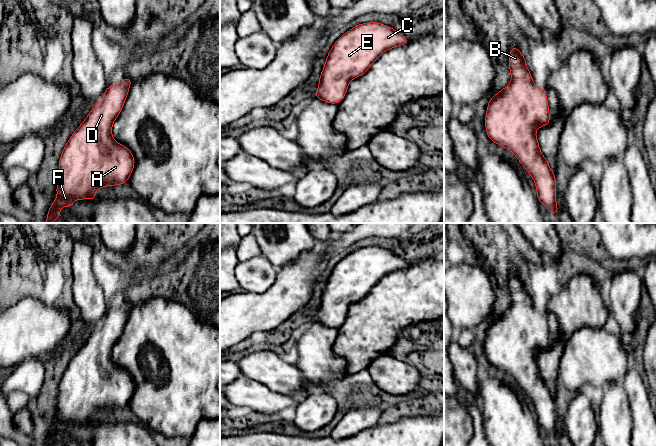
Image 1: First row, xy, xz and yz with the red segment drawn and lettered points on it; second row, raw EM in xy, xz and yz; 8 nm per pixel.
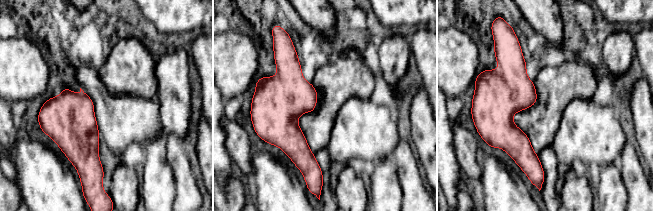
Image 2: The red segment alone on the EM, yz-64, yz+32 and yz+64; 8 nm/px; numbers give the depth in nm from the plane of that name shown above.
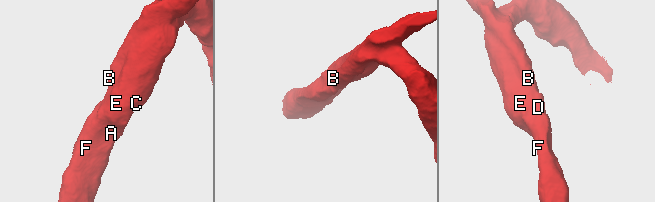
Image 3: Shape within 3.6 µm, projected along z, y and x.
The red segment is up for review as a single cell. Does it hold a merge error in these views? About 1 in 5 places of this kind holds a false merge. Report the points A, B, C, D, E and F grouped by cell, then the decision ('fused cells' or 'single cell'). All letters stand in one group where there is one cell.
groups A B C D E F; single cell

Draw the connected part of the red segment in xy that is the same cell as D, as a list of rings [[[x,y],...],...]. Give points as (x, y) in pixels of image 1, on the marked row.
[[[125,76],[121,83],[108,86],[102,101],[95,103],[85,120],[66,143],[59,159],[56,187],[58,196],[48,210],[45,223],[52,223],[54,219],[60,219],[61,207],[72,208],[75,199],[85,200],[89,197],[93,202],[97,196],[95,191],[98,188],[128,182],[135,166],[135,159],[128,147],[114,140],[112,126],[123,109],[132,81],[133,79]]]

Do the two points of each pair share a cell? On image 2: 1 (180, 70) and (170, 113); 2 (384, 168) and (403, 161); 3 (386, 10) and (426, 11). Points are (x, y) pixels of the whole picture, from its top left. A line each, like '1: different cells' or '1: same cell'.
1: same cell
2: different cells
3: same cell

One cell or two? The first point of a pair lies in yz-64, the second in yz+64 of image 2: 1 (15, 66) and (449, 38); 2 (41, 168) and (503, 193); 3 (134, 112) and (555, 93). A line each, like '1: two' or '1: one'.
1: one
2: one
3: two

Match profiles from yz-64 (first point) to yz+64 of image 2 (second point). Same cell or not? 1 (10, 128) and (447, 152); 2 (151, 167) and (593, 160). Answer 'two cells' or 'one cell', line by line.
1: two cells
2: two cells

